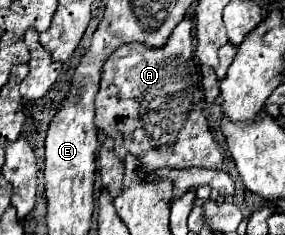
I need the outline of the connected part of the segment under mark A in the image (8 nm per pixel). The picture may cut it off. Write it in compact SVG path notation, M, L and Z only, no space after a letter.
M184 18L174 32L170 34L168 42L160 48L148 48L142 42L130 42L130 44L122 44L114 50L114 54L110 54L110 58L106 60L104 68L102 68L102 80L100 80L100 90L96 94L96 126L100 130L104 130L110 138L114 138L116 146L114 152L116 156L124 158L126 154L134 154L136 158L140 158L144 170L158 170L158 168L192 168L192 166L202 166L202 168L222 168L222 154L220 148L216 146L210 128L208 128L208 120L202 114L202 84L200 84L200 64L194 58L194 26L190 18Z

